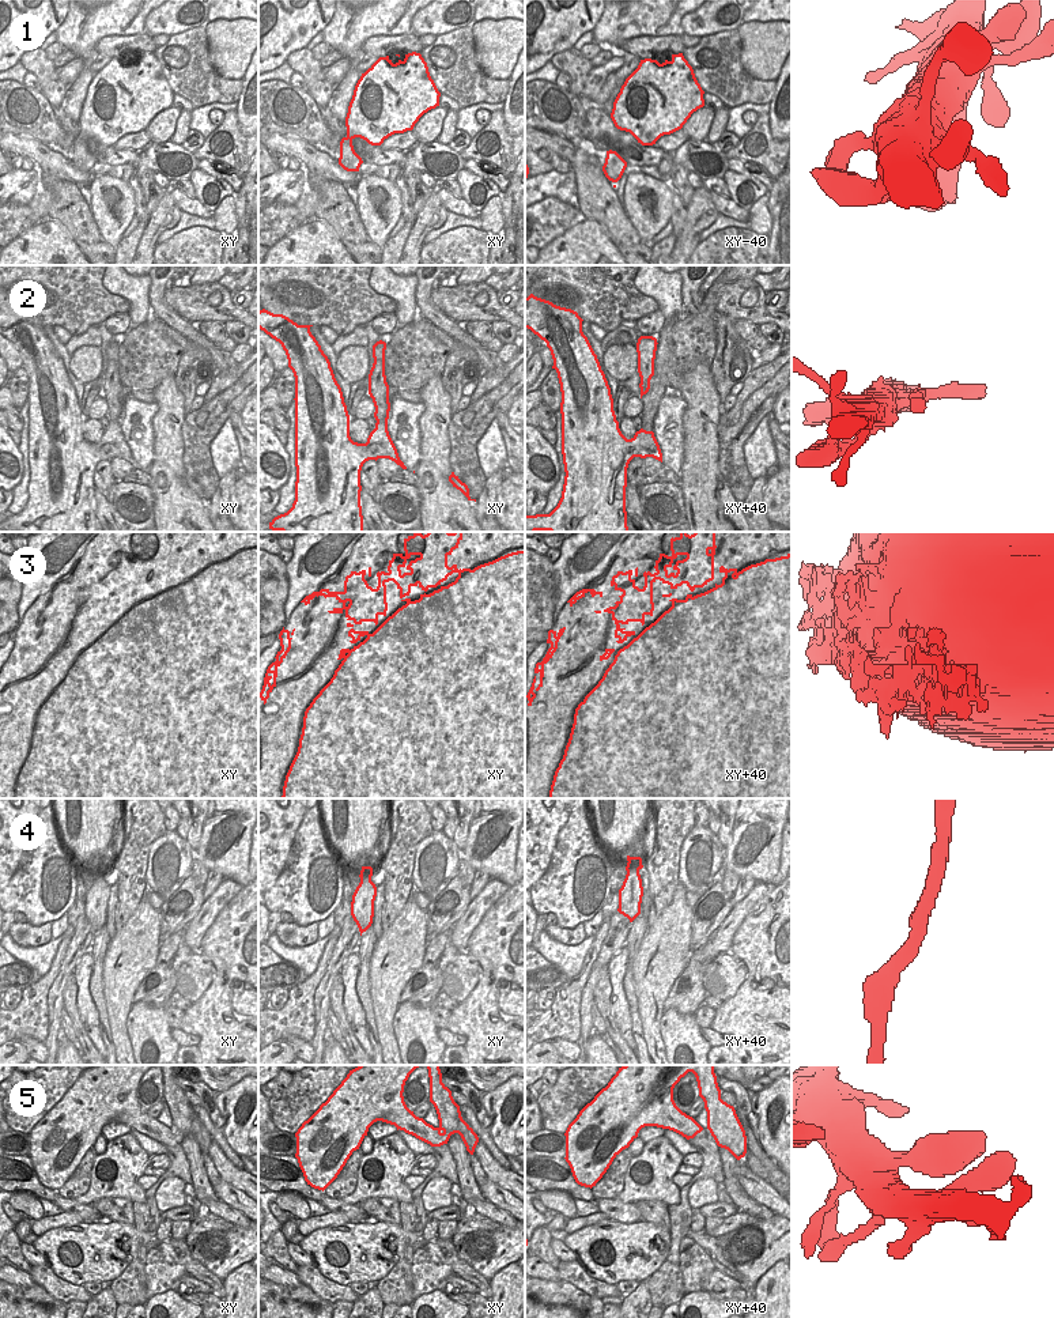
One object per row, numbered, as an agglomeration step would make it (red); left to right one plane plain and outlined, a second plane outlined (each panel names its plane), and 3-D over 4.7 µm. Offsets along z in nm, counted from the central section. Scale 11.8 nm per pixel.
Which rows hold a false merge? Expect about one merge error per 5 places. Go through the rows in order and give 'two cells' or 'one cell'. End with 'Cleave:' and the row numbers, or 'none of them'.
1: one cell
2: one cell
3: one cell
4: one cell
5: one cell
Cleave: none of them

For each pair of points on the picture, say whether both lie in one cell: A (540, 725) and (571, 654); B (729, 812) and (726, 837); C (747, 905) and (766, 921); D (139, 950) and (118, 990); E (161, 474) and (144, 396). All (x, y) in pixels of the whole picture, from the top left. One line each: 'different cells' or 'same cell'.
A: same cell
B: same cell
C: different cells
D: same cell
E: different cells

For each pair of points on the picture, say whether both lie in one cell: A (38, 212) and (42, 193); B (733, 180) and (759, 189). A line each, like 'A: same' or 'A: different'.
A: same
B: same

